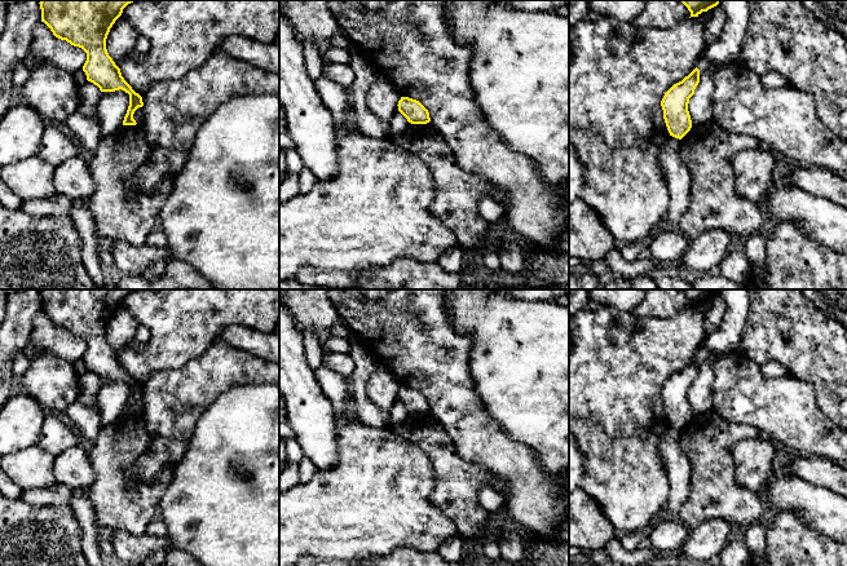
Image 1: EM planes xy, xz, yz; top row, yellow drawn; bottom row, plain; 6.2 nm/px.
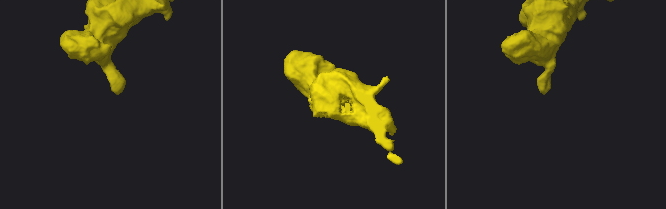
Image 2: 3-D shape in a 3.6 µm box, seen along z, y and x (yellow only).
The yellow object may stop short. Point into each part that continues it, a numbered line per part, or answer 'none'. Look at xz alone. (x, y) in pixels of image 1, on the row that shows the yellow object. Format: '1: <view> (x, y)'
none

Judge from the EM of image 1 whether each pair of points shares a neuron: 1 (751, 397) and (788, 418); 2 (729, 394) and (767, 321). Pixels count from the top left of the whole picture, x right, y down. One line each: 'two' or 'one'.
1: one
2: two

